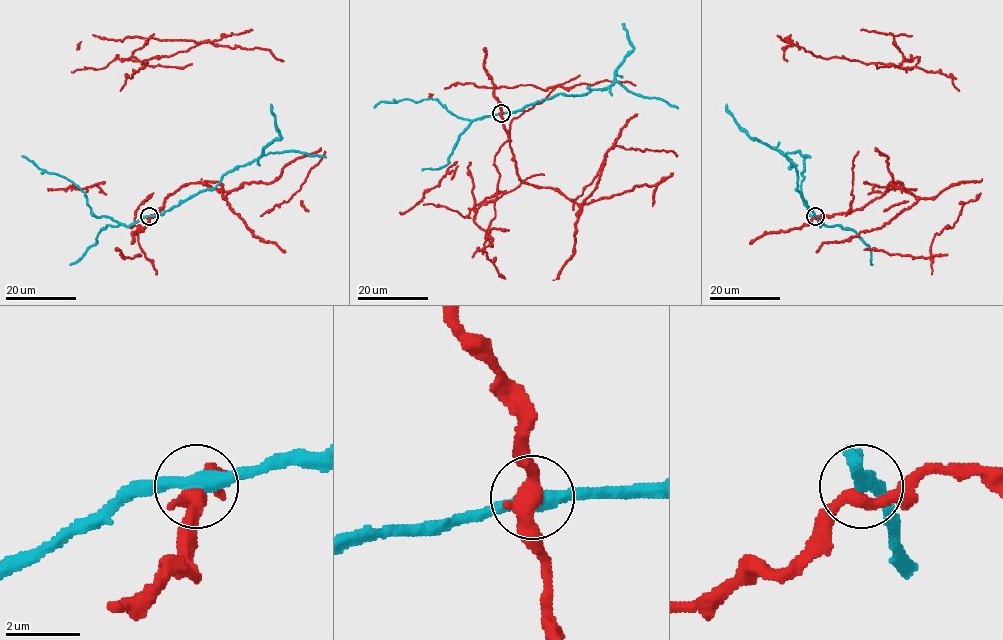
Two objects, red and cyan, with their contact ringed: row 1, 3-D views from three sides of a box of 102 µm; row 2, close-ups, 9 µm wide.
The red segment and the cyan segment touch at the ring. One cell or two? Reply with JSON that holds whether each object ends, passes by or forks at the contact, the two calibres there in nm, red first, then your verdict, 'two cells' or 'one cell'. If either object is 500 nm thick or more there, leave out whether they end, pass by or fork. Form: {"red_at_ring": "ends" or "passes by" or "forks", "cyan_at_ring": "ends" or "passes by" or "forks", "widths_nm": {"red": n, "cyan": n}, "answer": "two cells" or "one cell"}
{"red_at_ring": "passes by", "cyan_at_ring": "passes by", "widths_nm": {"red": 380, "cyan": 380}, "answer": "two cells"}

